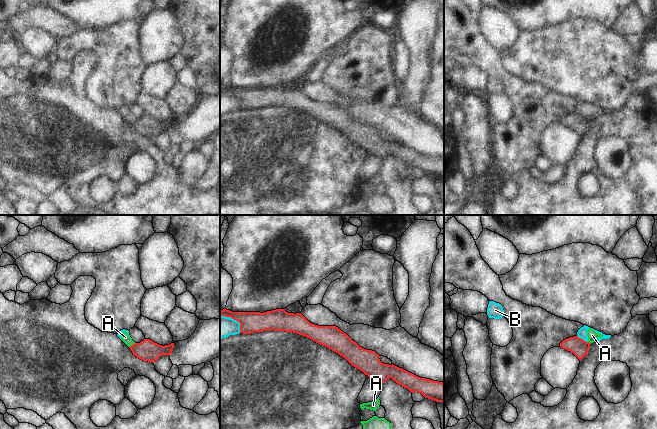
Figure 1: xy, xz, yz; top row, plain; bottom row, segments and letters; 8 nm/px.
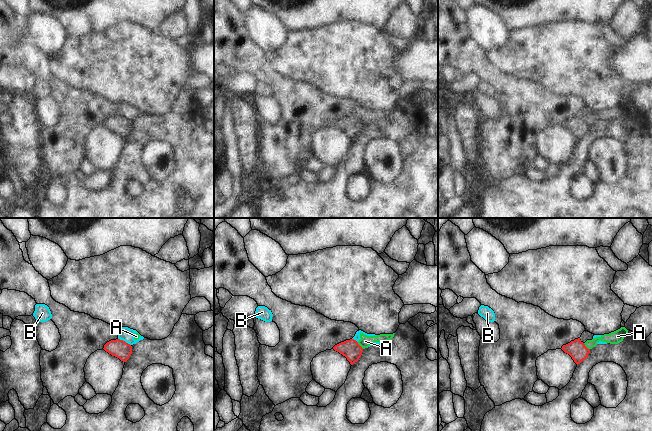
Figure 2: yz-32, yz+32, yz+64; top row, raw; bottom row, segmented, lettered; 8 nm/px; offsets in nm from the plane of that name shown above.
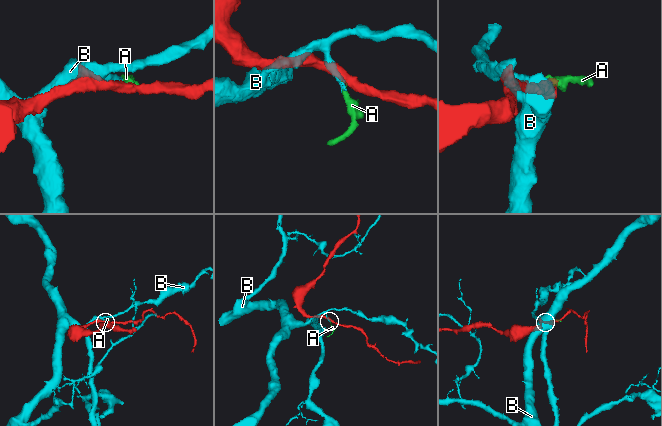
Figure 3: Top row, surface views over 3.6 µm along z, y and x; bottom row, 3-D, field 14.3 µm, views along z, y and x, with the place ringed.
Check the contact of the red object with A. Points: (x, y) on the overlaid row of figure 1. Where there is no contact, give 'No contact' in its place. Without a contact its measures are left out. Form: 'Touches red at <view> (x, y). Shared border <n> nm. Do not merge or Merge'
Touches red at xy (133, 344). Shared border 70 nm. Do not merge.

